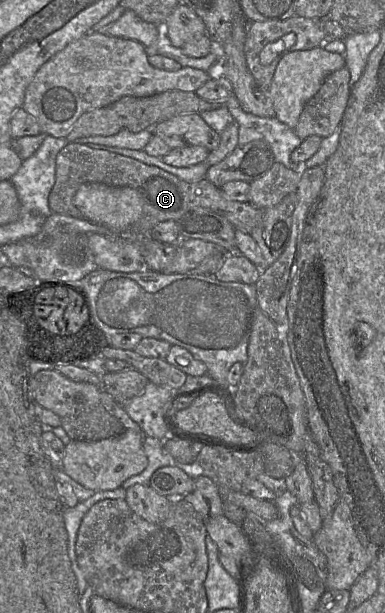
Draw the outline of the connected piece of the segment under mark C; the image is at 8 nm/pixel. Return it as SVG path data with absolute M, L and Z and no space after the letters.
M68 143L56 157L55 183L48 198L51 212L82 218L81 212L73 203L73 198L78 188L86 183L132 187L139 191L143 198L142 215L129 227L129 232L119 233L129 237L149 237L149 232L156 224L167 220L177 221L187 211L196 207L210 209L224 216L235 229L250 233L260 223L262 210L264 210L249 202L229 199L207 178L196 183L187 182L157 166L148 165L121 154L104 149L93 149L87 144Z

